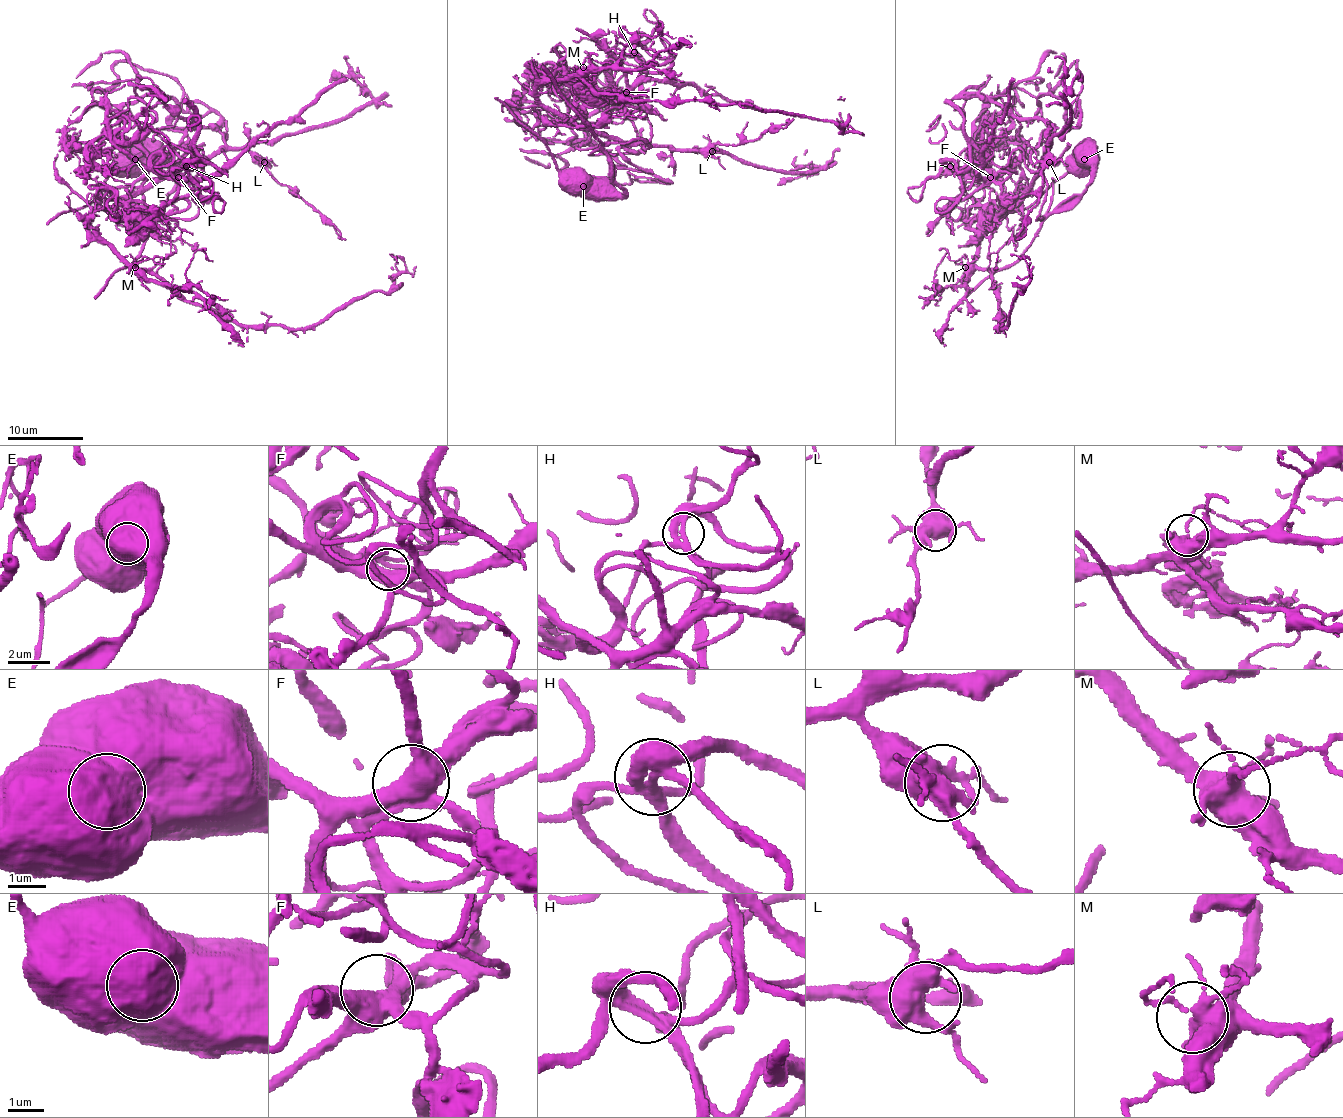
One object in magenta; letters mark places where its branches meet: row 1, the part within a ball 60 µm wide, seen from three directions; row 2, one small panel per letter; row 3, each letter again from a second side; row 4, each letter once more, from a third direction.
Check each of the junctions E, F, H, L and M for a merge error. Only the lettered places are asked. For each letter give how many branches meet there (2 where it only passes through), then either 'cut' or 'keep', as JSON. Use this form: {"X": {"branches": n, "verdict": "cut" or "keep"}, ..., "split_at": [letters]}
{"E": {"branches": 1, "verdict": "cut"}, "F": {"branches": 4, "verdict": "cut"}, "H": {"branches": 4, "verdict": "keep"}, "L": {"branches": 5, "verdict": "keep"}, "M": {"branches": 5, "verdict": "keep"}, "split_at": ["E", "F"]}

